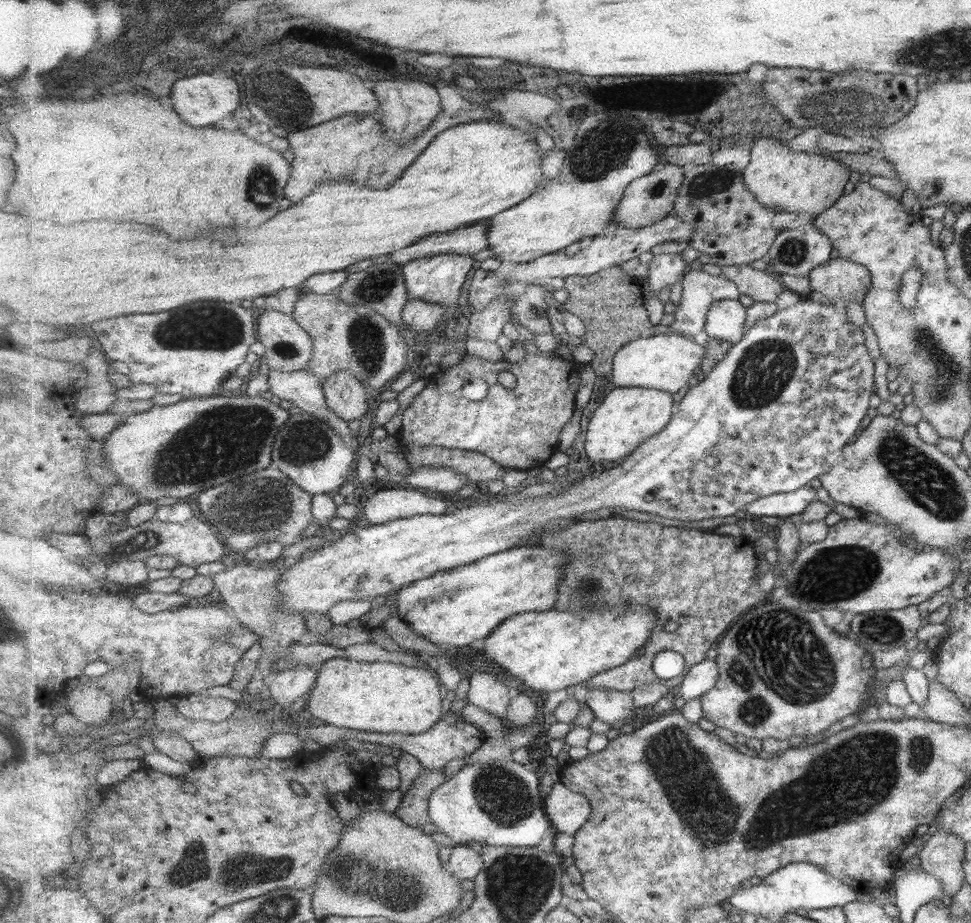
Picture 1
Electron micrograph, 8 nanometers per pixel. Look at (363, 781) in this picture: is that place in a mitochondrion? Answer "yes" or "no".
no

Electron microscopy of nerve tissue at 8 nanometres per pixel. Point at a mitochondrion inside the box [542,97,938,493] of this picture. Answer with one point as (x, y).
(761, 376)

